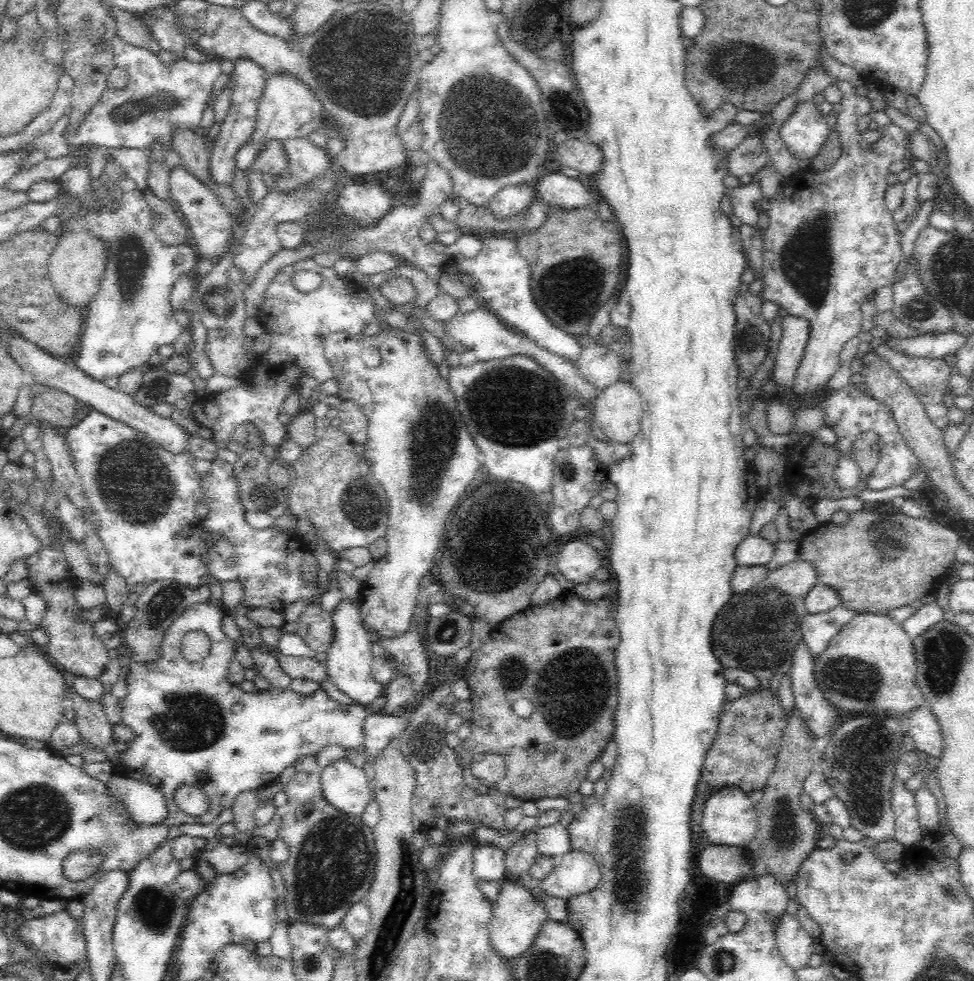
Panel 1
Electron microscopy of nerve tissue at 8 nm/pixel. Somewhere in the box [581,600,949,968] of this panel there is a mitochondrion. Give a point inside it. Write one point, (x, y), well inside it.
(861, 762)

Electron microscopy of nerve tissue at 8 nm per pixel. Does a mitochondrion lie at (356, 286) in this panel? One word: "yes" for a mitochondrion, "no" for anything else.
no

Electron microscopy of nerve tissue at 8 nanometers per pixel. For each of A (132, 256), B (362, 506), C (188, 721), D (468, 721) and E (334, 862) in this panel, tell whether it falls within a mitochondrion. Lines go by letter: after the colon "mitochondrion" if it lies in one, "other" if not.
A: mitochondrion
B: mitochondrion
C: mitochondrion
D: other
E: mitochondrion

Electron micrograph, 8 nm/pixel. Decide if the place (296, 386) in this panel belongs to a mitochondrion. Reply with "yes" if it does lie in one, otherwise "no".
no

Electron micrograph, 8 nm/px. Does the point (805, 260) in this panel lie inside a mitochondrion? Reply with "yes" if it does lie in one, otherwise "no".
yes

